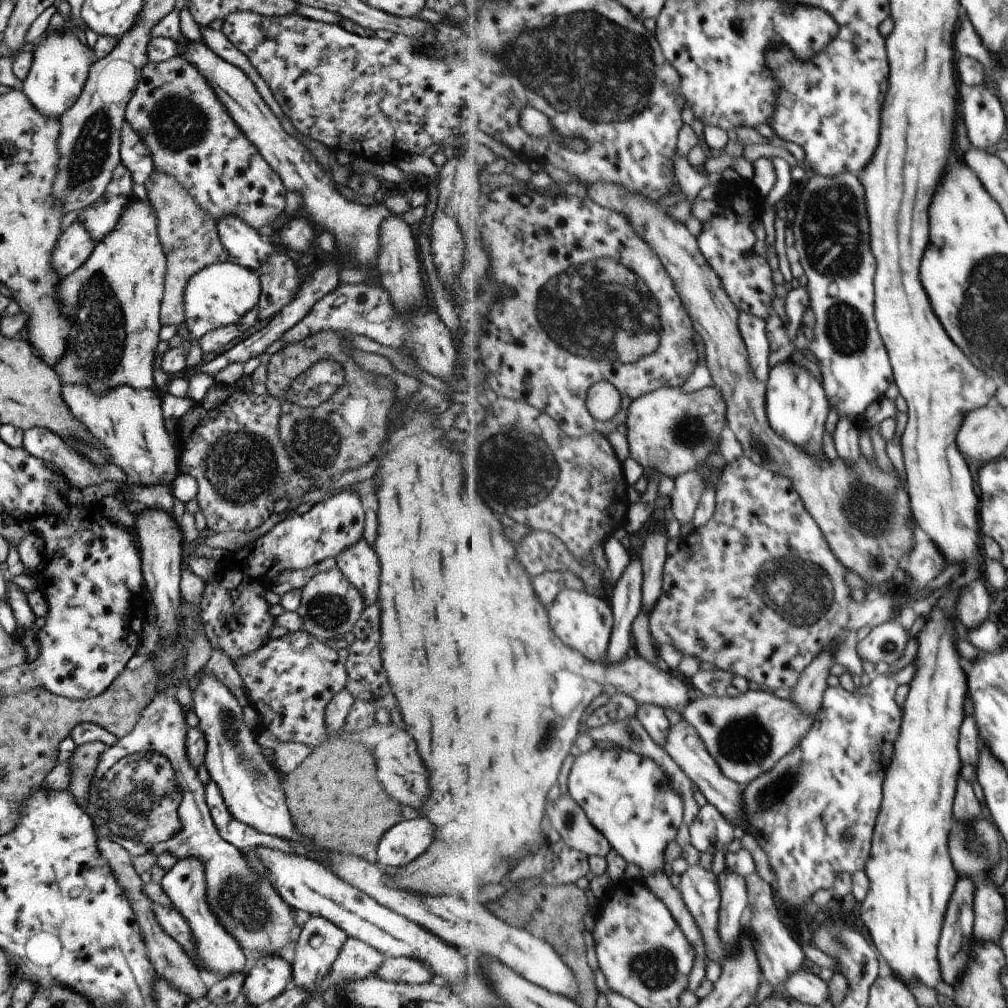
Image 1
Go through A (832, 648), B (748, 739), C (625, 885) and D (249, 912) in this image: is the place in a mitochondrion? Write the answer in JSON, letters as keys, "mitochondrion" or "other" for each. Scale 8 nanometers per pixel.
{"A":"other","B":"mitochondrion","C":"other","D":"mitochondrion"}

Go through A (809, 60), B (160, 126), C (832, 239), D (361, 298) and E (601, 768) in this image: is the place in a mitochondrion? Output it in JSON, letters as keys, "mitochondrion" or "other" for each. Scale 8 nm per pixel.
{"A":"other","B":"mitochondrion","C":"mitochondrion","D":"other","E":"other"}

